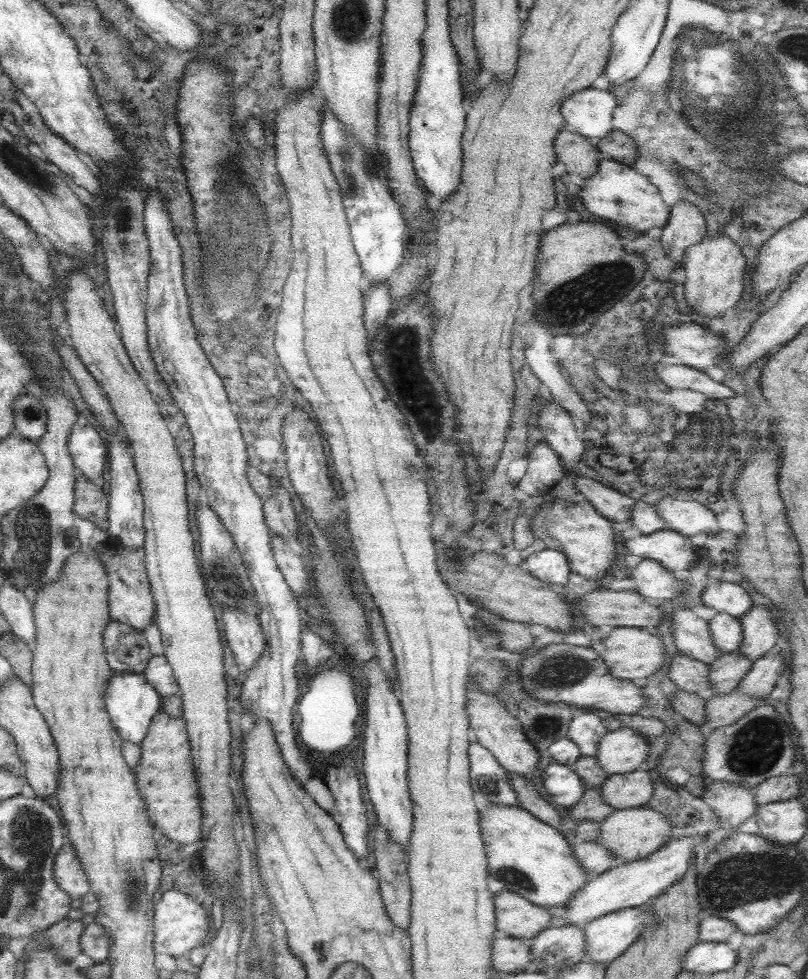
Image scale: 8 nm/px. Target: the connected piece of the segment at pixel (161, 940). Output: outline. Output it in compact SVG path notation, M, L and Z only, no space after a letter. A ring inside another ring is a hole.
M167 890L161 893L161 898L153 905L152 912L152 950L154 955L165 954L170 957L185 956L185 954L195 946L203 946L203 938L207 936L207 908L204 906L204 900L191 899L187 894L175 890Z

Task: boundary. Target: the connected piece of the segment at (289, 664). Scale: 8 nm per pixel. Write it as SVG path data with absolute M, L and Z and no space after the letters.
M146 192L142 223L150 258L144 317L151 363L171 395L175 409L185 417L184 425L189 429L193 441L193 471L200 488L206 492L208 507L219 517L241 555L254 592L256 621L264 634L265 646L255 664L246 670L238 700L250 715L270 724L283 762L302 786L302 782L309 778L309 766L299 754L293 722L293 710L299 697L299 682L293 666L300 657L301 609L297 607L295 594L285 584L272 559L270 530L264 523L262 500L253 492L245 477L248 465L246 443L238 427L237 413L227 399L219 376L197 343L182 279L180 246L173 234L164 198L158 192Z

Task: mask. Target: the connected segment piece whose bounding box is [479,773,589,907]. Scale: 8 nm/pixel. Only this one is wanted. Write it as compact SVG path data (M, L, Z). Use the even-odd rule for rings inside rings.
M507 775L520 807L489 803L479 816L488 877L499 880L505 891L521 896L531 904L564 907L588 881L587 872L583 872L565 837L559 832L561 821L553 804L540 796L523 775Z

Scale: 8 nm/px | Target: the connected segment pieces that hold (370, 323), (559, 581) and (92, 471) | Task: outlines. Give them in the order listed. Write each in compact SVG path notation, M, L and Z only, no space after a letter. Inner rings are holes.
M385 282L369 284L362 297L362 321L367 332L366 337L369 338L377 333L378 328L388 317L392 300Z
M543 549L535 551L521 561L519 565L527 574L537 580L547 582L557 589L568 584L570 568L566 556L559 551Z
M74 423L67 437L67 450L77 475L91 483L100 481L107 460L106 445L91 425L79 427Z

